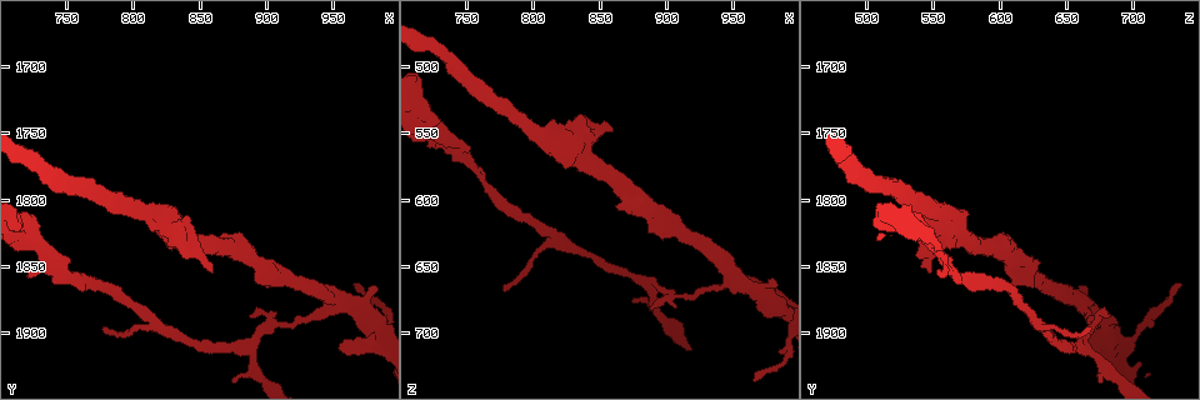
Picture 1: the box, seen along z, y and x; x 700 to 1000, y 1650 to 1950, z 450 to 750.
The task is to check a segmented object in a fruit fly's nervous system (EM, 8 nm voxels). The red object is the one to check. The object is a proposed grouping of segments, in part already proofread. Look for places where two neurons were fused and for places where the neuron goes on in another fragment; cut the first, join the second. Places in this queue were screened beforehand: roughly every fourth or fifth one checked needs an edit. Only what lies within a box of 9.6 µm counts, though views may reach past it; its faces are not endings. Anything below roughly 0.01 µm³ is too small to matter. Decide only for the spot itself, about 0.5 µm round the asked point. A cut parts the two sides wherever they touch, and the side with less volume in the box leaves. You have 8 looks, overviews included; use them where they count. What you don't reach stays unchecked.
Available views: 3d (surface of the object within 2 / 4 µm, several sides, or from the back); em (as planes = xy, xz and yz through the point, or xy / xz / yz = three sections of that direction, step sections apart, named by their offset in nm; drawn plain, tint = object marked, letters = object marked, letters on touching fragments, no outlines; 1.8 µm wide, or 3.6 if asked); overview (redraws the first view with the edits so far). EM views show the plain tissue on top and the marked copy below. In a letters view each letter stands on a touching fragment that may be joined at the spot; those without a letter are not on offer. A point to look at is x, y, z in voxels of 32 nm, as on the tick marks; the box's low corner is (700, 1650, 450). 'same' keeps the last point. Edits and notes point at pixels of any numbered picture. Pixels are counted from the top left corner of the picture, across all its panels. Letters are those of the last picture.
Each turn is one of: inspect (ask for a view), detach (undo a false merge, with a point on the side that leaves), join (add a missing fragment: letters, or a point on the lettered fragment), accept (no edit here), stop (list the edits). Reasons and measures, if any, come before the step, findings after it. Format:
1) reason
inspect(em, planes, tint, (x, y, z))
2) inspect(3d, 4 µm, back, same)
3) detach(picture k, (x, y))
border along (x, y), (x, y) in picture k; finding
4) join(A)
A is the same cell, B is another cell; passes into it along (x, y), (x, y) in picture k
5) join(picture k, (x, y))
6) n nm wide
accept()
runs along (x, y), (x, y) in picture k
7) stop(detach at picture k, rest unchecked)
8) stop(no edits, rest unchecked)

tapers out
inspect(em, planes, letters, (964, 1864, 736))

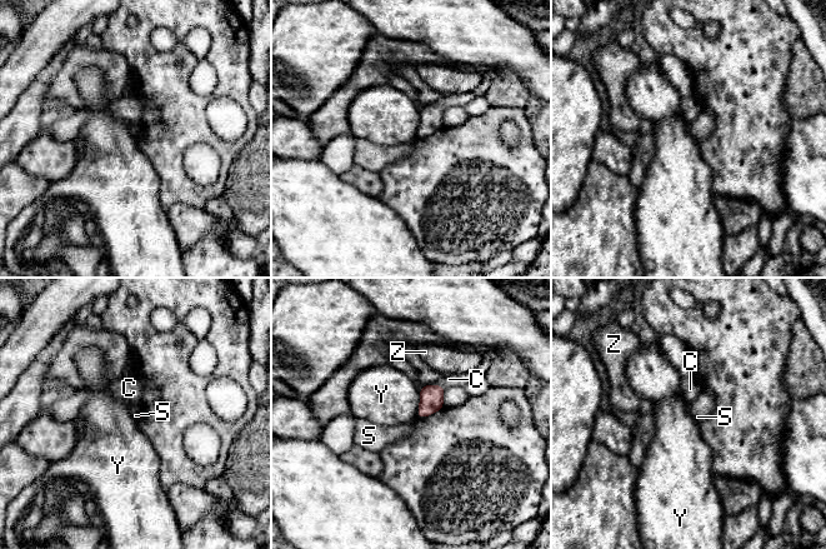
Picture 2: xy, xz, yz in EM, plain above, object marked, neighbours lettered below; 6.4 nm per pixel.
accept()
C, S, Y and Z are other cells; border along (420, 389), (420, 404), (416, 417) in picture 2; no lettered fragment goes on from it

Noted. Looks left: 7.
four-way junction
inspect(em, yz, step 8, tint, (952, 1874, 660))

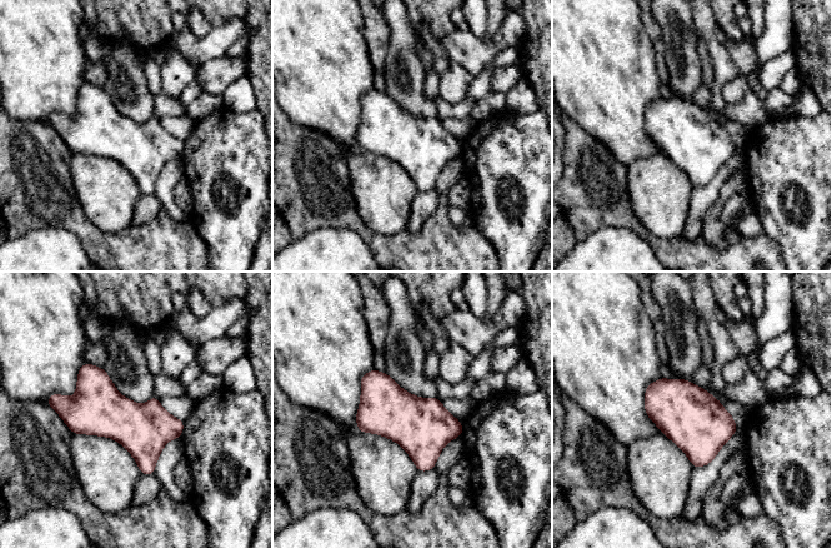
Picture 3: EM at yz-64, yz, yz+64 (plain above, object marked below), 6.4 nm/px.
cut it another way
inspect(em, planes, letters, same)

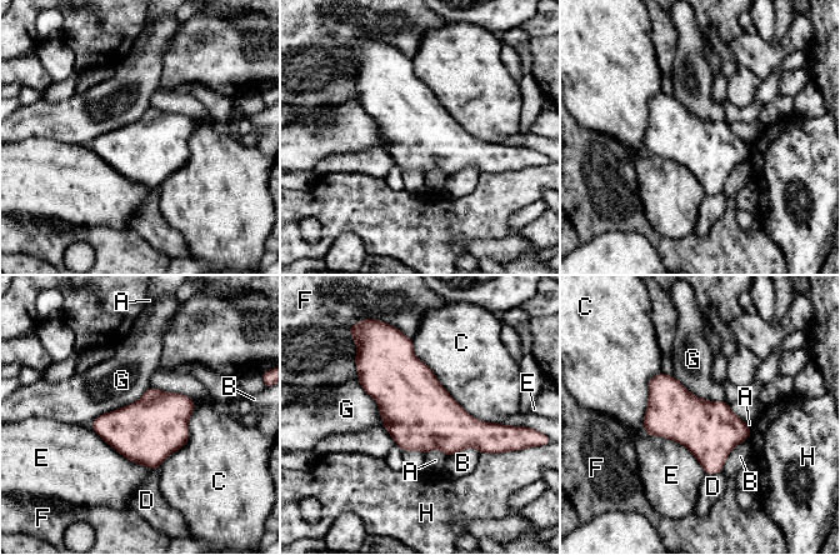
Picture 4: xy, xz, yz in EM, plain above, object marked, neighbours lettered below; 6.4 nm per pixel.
380 nm wide
accept()
A, B, C, D, E, F, G and H are other cells; border along (150, 386), (90, 426) in picture 4; continuous, no second neuron

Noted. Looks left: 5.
thin end
inspect(3d, 4 µm, back, (888, 1888, 684))

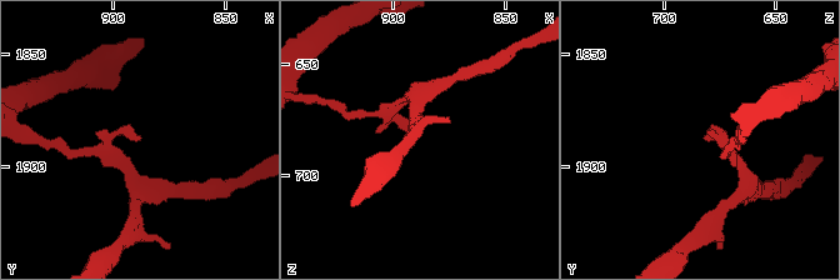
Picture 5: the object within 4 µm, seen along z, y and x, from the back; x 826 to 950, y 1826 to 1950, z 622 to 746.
inspect(em, yz, step 16, tint, (889, 1888, 682))

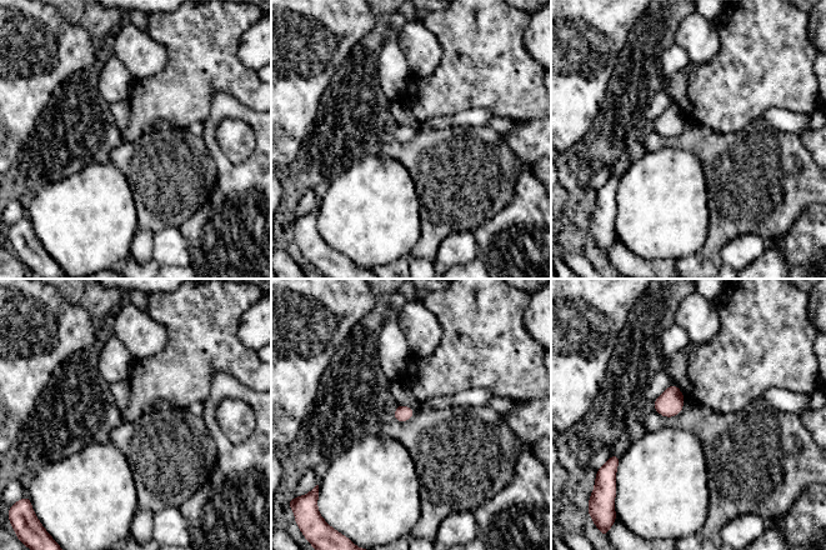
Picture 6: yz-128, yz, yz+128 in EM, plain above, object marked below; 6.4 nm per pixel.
inspect(em, planes, letters, same)

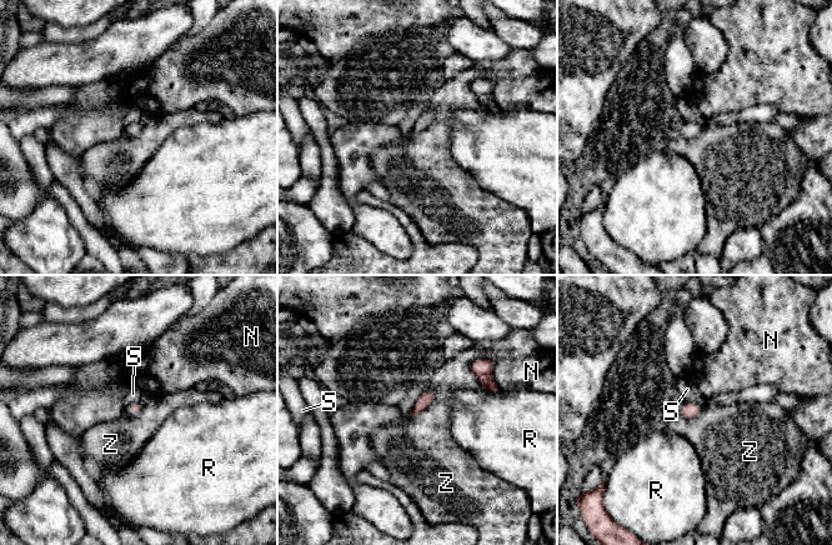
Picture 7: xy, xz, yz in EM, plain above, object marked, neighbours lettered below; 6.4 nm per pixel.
detach(picture 7, (486, 380))
N, R, S and Z are other cells; border along (489, 373), (482, 373), (477, 376) in picture 7; two neurons meet here

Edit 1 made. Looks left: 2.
stop(detach at picture 7, rest unchecked)

